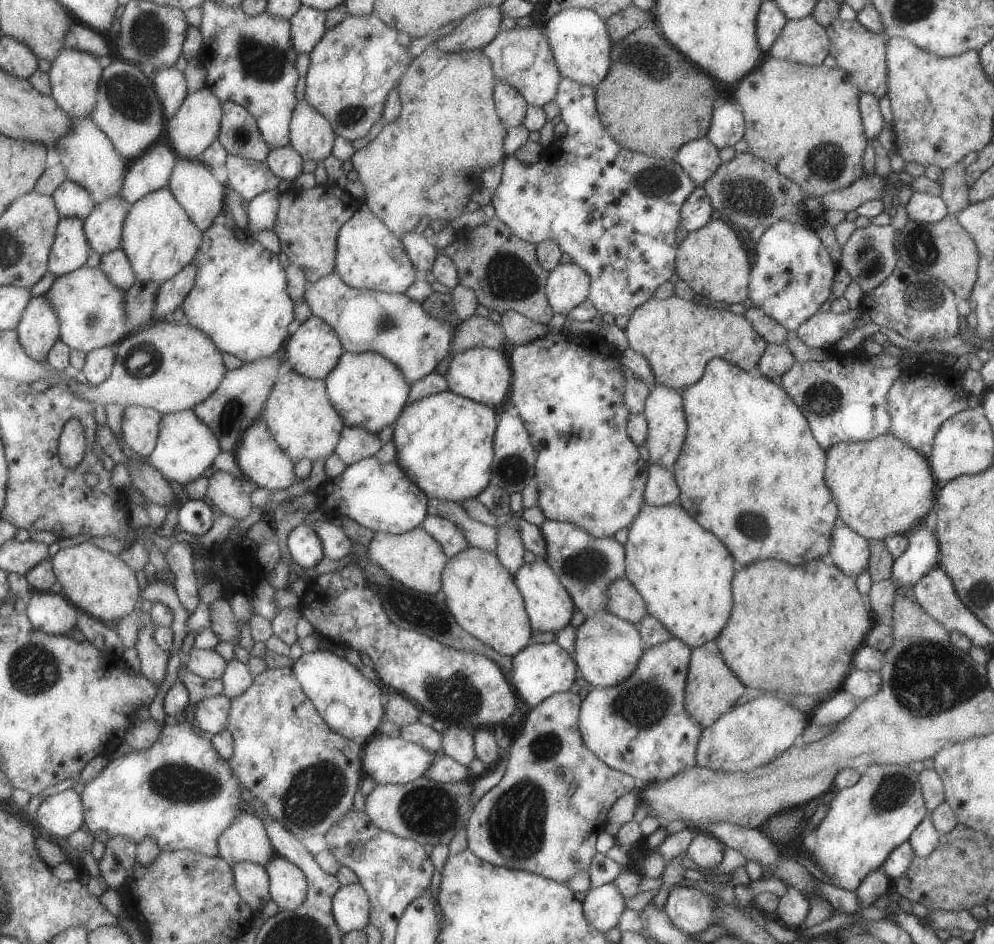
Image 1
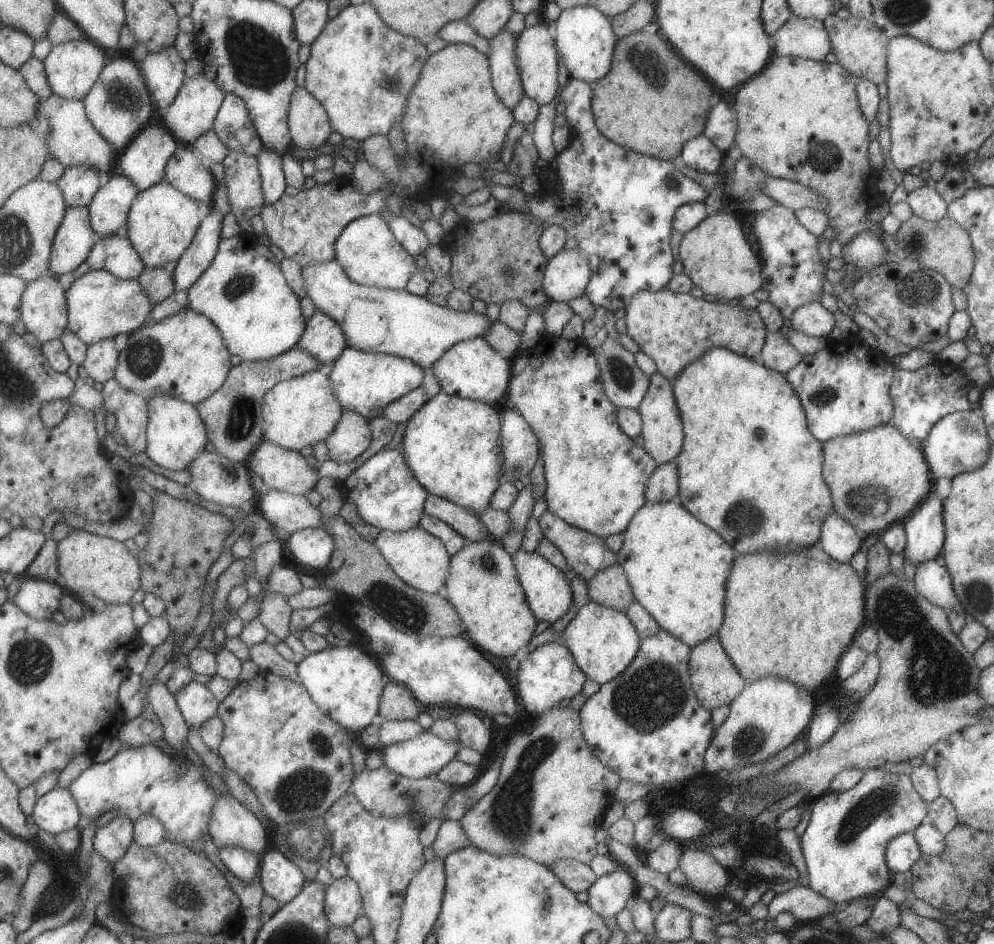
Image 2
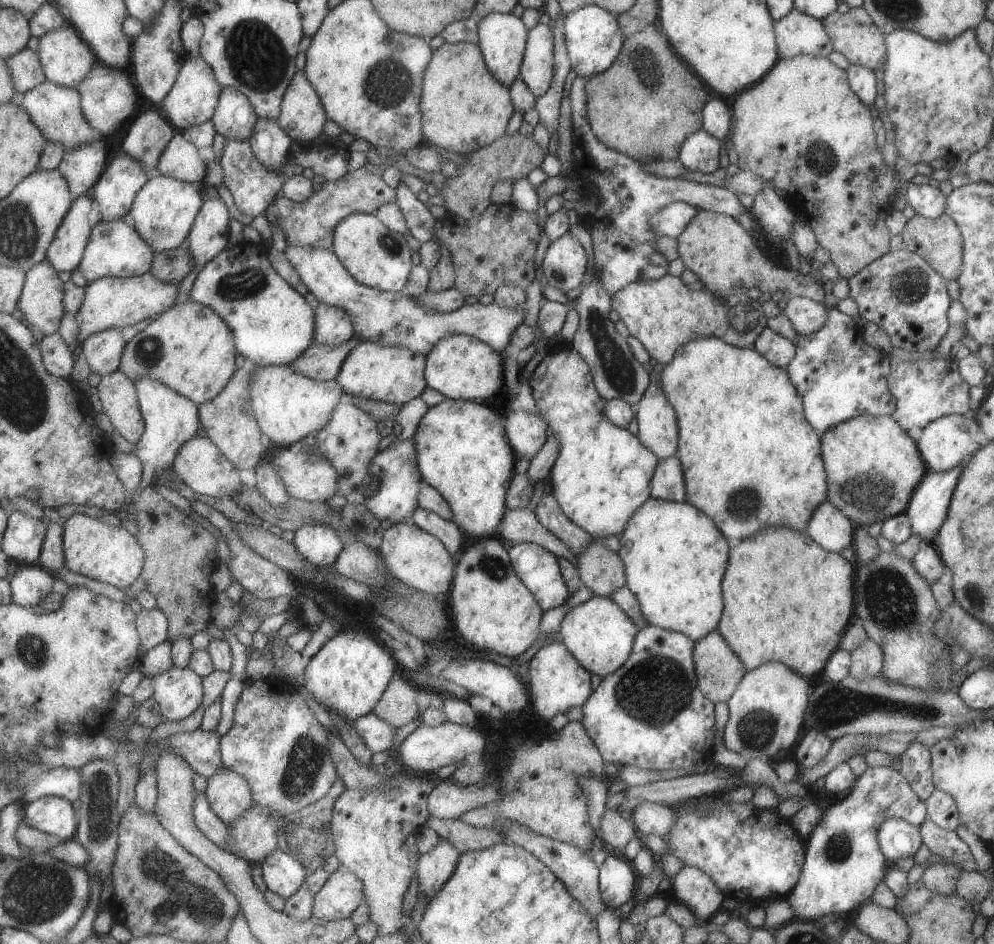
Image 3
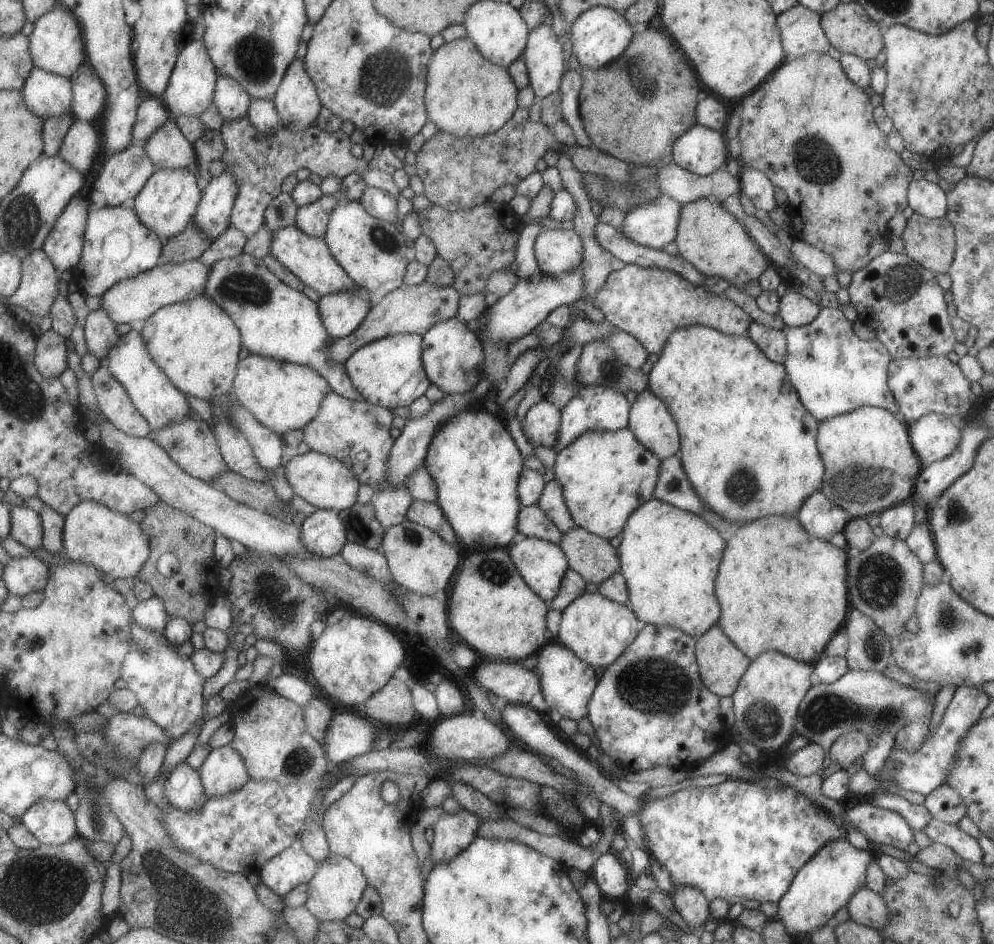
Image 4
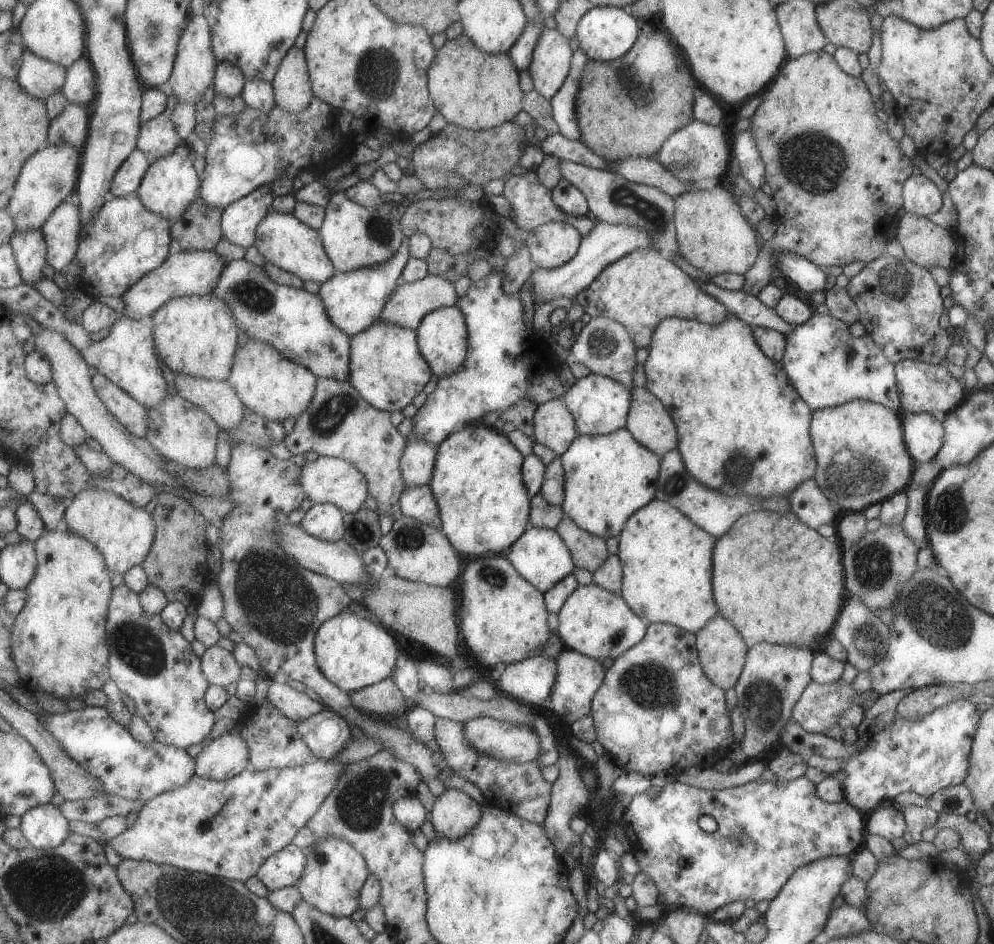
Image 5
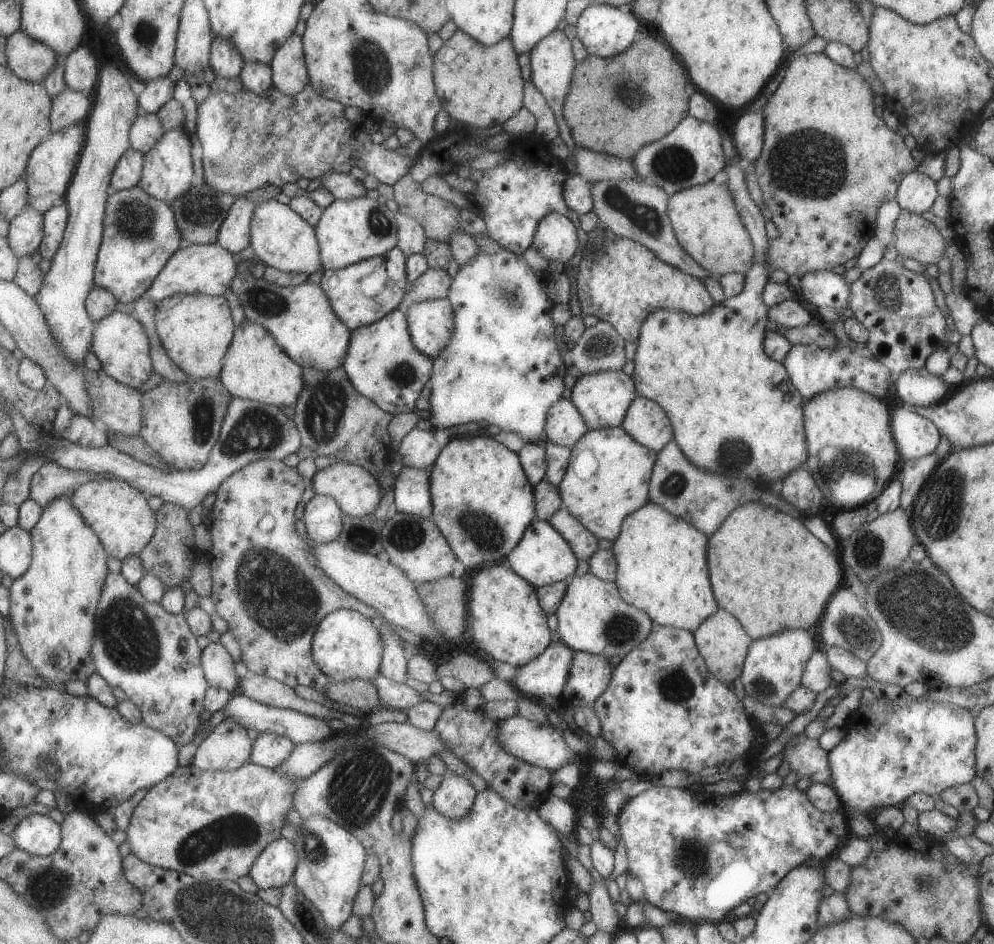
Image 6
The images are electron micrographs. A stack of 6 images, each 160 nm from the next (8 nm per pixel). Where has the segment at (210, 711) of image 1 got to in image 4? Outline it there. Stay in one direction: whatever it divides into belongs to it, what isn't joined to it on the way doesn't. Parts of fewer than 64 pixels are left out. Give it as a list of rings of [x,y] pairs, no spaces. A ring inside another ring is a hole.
[[[135,618],[131,624],[129,640],[131,640],[131,650],[123,662],[121,678],[127,683],[126,688],[135,694],[139,704],[145,708],[147,717],[161,728],[161,732],[165,732],[171,738],[171,742],[190,729],[201,728],[201,722],[207,718],[205,714],[201,714],[203,678],[190,658],[175,652],[174,645],[169,643],[163,632],[159,634],[153,630],[145,630],[141,624],[137,624]],[[199,716],[201,722],[197,722]]]

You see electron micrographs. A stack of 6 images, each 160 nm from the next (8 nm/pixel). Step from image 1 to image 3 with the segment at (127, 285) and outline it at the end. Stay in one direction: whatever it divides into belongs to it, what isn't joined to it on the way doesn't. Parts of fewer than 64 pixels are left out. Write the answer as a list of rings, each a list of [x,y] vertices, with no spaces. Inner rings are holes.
[[[97,218],[84,261],[77,270],[81,272],[87,284],[97,282],[99,278],[141,276],[152,270],[155,256],[153,246],[149,246],[145,238],[135,230],[135,226],[125,222],[124,218],[117,220]]]

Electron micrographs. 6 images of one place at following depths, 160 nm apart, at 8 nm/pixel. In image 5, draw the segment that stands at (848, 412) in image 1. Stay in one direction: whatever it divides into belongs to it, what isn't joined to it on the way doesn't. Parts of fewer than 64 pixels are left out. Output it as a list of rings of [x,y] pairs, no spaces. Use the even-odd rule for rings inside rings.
[[[815,312],[803,324],[792,326],[785,336],[785,346],[780,361],[788,381],[812,411],[862,400],[880,404],[894,413],[901,413],[900,400],[894,384],[894,364],[887,360],[881,347],[877,346],[869,335],[862,334],[857,338],[851,336],[848,326],[831,315]]]

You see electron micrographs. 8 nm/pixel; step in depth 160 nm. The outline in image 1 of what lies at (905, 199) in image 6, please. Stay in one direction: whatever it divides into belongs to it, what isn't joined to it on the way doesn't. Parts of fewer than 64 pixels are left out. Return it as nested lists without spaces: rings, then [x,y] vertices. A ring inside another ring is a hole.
[[[913,191],[904,207],[908,220],[923,225],[936,224],[948,214],[945,202],[940,197],[933,197],[928,193]]]

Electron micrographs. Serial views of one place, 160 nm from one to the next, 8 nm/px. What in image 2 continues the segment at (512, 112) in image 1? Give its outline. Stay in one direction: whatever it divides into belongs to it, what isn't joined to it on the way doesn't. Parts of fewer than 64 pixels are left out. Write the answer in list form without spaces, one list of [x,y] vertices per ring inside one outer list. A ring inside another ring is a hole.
[[[501,28],[493,34],[493,38],[487,39],[487,44],[487,60],[493,91],[501,100],[501,104],[507,106],[507,110],[513,110],[513,106],[524,96],[522,83],[517,74],[516,52],[513,52],[517,36],[506,28]]]

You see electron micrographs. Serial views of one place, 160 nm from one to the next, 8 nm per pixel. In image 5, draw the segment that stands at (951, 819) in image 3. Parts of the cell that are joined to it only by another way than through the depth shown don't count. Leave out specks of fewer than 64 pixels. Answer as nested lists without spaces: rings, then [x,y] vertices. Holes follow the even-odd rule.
[[[959,783],[937,790],[927,798],[926,806],[937,814],[965,815],[973,809],[973,799],[969,789]]]

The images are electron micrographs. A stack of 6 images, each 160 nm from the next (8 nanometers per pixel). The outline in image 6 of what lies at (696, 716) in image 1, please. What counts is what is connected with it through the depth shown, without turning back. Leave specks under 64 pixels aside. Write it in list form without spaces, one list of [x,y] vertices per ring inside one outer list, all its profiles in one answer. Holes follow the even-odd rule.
[[[718,608],[701,622],[692,633],[698,653],[704,660],[709,672],[726,685],[733,682],[740,675],[744,658],[752,641],[745,634],[739,621],[728,612]]]

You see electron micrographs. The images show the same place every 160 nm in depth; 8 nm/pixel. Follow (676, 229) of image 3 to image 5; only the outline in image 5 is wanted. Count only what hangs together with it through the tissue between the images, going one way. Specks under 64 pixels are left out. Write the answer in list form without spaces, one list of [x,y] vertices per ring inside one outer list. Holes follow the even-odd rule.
[[[600,222],[595,225],[591,232],[580,240],[576,255],[561,266],[544,269],[532,265],[529,274],[529,290],[533,295],[533,306],[535,303],[551,301],[557,297],[573,299],[576,294],[585,290],[587,285],[605,268],[608,264],[619,260],[622,256],[632,253],[634,250],[649,249],[657,251],[652,245],[652,238],[647,231],[637,227],[625,225],[612,225]]]

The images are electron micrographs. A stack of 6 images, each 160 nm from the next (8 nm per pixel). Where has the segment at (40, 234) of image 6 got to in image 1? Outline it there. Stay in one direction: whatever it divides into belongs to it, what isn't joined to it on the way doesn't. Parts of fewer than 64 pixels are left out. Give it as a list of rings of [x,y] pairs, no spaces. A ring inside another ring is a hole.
[[[46,294],[33,297],[17,329],[21,344],[36,361],[47,361],[62,336],[60,315]]]

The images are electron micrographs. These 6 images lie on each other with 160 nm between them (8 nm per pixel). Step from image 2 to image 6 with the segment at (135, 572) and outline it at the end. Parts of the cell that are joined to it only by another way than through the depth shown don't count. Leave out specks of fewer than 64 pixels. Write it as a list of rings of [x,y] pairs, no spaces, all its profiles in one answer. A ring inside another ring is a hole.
[[[119,478],[88,482],[70,496],[73,506],[100,535],[101,542],[108,550],[108,556],[120,562],[133,555],[141,556],[156,533],[156,511],[151,510],[147,499],[147,494]]]

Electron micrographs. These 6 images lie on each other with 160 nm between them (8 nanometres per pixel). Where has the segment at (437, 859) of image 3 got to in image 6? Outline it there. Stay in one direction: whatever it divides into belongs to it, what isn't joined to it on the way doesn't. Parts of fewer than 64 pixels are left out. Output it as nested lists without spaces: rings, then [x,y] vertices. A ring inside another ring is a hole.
[[[448,772],[432,794],[432,807],[448,819],[460,819],[469,812],[475,795],[467,780]]]

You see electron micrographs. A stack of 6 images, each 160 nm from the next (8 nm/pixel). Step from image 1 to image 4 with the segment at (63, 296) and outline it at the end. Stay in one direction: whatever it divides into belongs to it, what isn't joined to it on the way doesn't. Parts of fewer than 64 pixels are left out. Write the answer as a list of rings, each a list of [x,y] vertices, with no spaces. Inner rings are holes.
[[[199,258],[185,260],[181,264],[163,262],[152,270],[147,270],[136,277],[119,282],[102,298],[101,308],[107,310],[109,318],[117,325],[134,326],[145,323],[163,306],[186,302],[204,293],[205,282],[209,278],[209,266],[199,262]]]

